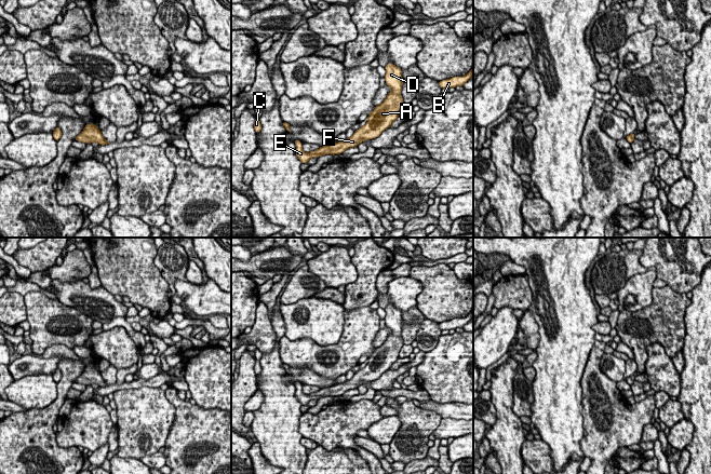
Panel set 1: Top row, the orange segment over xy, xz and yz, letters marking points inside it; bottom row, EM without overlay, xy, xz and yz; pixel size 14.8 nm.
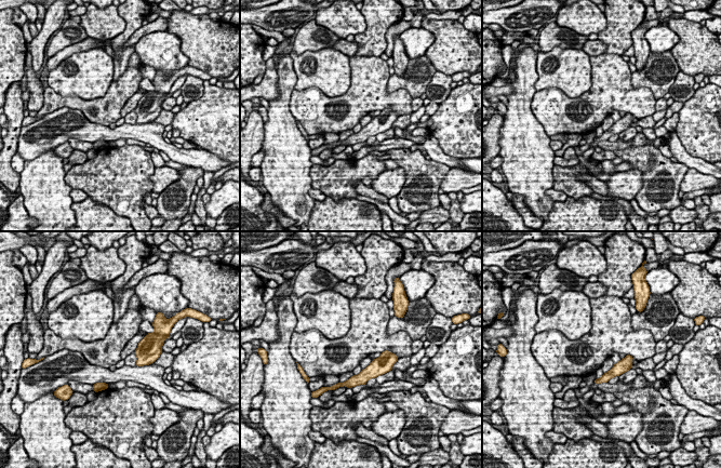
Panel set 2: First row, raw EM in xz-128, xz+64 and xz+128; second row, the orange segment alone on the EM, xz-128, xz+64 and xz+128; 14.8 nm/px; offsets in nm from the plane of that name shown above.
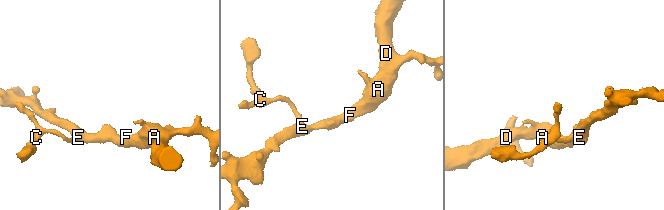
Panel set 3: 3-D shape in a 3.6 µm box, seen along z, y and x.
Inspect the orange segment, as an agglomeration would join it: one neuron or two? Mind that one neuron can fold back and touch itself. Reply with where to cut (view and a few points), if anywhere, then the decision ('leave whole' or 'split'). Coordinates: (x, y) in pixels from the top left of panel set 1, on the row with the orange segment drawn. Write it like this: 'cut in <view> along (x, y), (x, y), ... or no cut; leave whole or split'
no cut; leave whole

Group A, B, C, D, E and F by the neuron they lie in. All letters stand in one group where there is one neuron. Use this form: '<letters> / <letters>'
A B C D E F

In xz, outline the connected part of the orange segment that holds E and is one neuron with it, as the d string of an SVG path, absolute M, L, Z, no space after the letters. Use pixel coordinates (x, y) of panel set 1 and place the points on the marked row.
M389 63L386 67L385 81L391 87L391 92L386 99L375 107L368 114L367 123L357 130L350 138L343 141L334 143L330 146L320 147L311 152L304 152L301 143L295 139L296 155L301 163L307 163L311 158L319 158L325 154L340 154L348 148L357 147L363 140L368 140L378 137L385 130L390 127L393 121L399 117L399 111L403 105L401 96L403 78L402 70L395 65Z

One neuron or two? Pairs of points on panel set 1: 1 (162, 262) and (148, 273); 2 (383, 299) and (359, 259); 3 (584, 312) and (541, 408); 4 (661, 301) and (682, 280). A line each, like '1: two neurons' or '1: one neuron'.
1: two neurons
2: two neurons
3: one neuron
4: two neurons

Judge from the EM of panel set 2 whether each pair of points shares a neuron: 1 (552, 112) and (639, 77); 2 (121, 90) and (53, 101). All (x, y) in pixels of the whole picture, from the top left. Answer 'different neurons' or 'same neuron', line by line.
1: different neurons
2: same neuron

